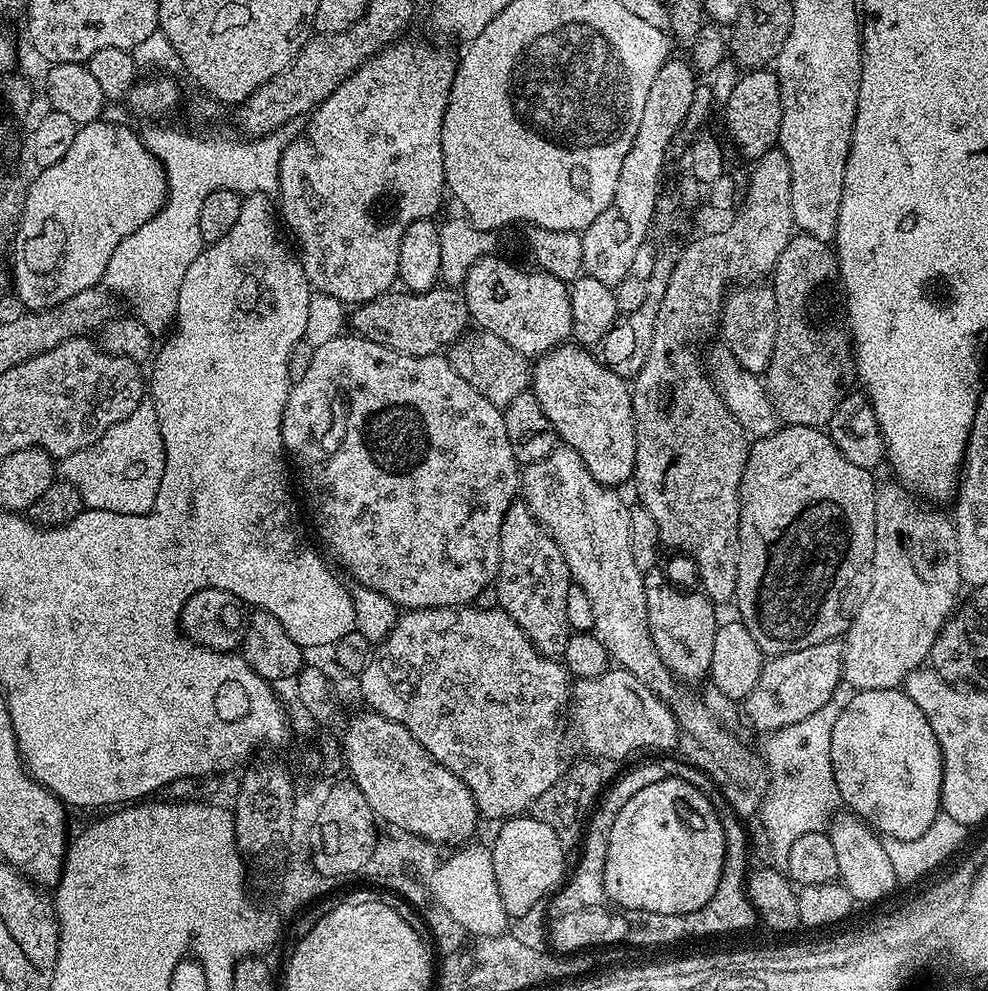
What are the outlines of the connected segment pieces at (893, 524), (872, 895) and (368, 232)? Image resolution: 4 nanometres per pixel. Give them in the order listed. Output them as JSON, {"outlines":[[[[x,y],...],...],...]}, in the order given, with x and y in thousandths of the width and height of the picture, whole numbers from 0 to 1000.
{"outlines":[[[[891,486],[887,489],[885,503],[887,542],[885,543],[885,559],[881,566],[883,590],[880,591],[870,615],[863,622],[861,619],[856,630],[856,637],[852,642],[853,689],[859,695],[871,698],[911,694],[915,685],[939,666],[941,656],[945,652],[945,644],[949,644],[953,632],[960,623],[965,621],[969,613],[967,612],[968,600],[971,599],[972,593],[974,594],[967,528],[961,522],[959,525],[957,522],[950,521],[943,514],[946,512],[932,507],[910,486],[902,487]]],[[[847,822],[837,837],[840,850],[844,850],[849,891],[854,892],[856,898],[860,898],[860,902],[866,910],[891,908],[894,904],[901,903],[909,895],[905,874],[901,874],[901,866],[897,863],[897,856],[892,845],[880,836],[869,823],[857,822]]],[[[406,38],[401,43],[388,48],[382,57],[376,57],[361,73],[349,79],[346,87],[342,87],[342,91],[338,91],[334,95],[334,99],[330,99],[321,109],[317,109],[308,134],[288,144],[287,154],[283,160],[281,214],[286,225],[290,229],[291,226],[296,229],[296,234],[300,237],[301,244],[304,245],[302,261],[312,286],[317,292],[326,294],[330,298],[336,298],[337,301],[347,304],[352,309],[377,303],[379,300],[387,298],[388,295],[394,294],[402,286],[403,252],[411,228],[415,228],[415,224],[440,219],[442,217],[440,214],[444,212],[449,198],[451,202],[449,164],[447,163],[447,123],[451,119],[451,107],[455,99],[457,84],[462,78],[463,62],[460,57],[457,61],[456,54],[448,52],[445,48],[436,48],[433,44],[420,44],[419,41],[413,39]]]]}

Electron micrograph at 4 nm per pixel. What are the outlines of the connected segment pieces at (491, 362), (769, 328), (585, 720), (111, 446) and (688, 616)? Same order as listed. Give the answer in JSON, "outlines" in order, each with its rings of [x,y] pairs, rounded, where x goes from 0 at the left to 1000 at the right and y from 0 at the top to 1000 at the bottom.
{"outlines":[[[[475,333],[455,348],[451,355],[451,362],[460,374],[468,377],[468,381],[472,381],[472,385],[476,385],[476,390],[480,390],[480,394],[488,398],[488,402],[500,406],[500,410],[507,414],[520,402],[524,402],[524,398],[535,395],[535,360],[520,353],[520,349],[512,349],[512,345],[504,341],[504,337],[496,337],[489,333]]],[[[757,285],[742,290],[734,298],[733,307],[729,310],[727,335],[733,338],[732,350],[737,351],[743,361],[747,361],[751,373],[772,377],[779,369],[779,357],[783,357],[786,325],[783,293],[773,285]]],[[[619,672],[605,684],[583,686],[577,694],[577,706],[577,723],[579,718],[579,735],[583,738],[583,747],[596,759],[592,759],[596,764],[606,765],[608,768],[628,767],[639,759],[650,758],[651,755],[680,755],[684,751],[686,732],[680,715],[633,674]]],[[[146,403],[132,422],[111,430],[99,446],[64,461],[60,465],[59,476],[64,484],[75,490],[75,494],[79,494],[86,514],[98,513],[141,521],[150,517],[156,511],[166,477],[164,434],[153,403]]],[[[662,572],[652,578],[652,594],[656,596],[656,631],[660,647],[670,668],[680,677],[685,687],[712,687],[721,676],[723,640],[727,633],[726,615],[712,596],[687,597],[686,594],[679,593],[668,576],[667,572]]]]}

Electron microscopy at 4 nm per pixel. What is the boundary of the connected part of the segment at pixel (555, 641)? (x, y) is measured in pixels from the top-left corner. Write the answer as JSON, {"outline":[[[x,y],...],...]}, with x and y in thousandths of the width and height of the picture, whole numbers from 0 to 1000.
{"outline":[[[519,507],[516,515],[512,515],[512,523],[508,527],[506,540],[506,574],[502,580],[500,591],[504,595],[506,615],[536,644],[536,648],[551,662],[570,663],[573,648],[579,643],[577,628],[573,628],[573,599],[581,588],[577,575],[573,571],[573,563],[569,555],[561,547],[561,543],[540,523],[540,519],[529,507]]]}

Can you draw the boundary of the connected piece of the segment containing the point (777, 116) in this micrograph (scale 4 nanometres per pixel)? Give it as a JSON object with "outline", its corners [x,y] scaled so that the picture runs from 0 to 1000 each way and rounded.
{"outline":[[[777,69],[754,72],[743,91],[739,91],[739,99],[731,106],[731,112],[738,139],[745,144],[746,151],[757,163],[763,163],[771,155],[786,148],[791,127],[791,99],[789,80],[784,72]]]}

